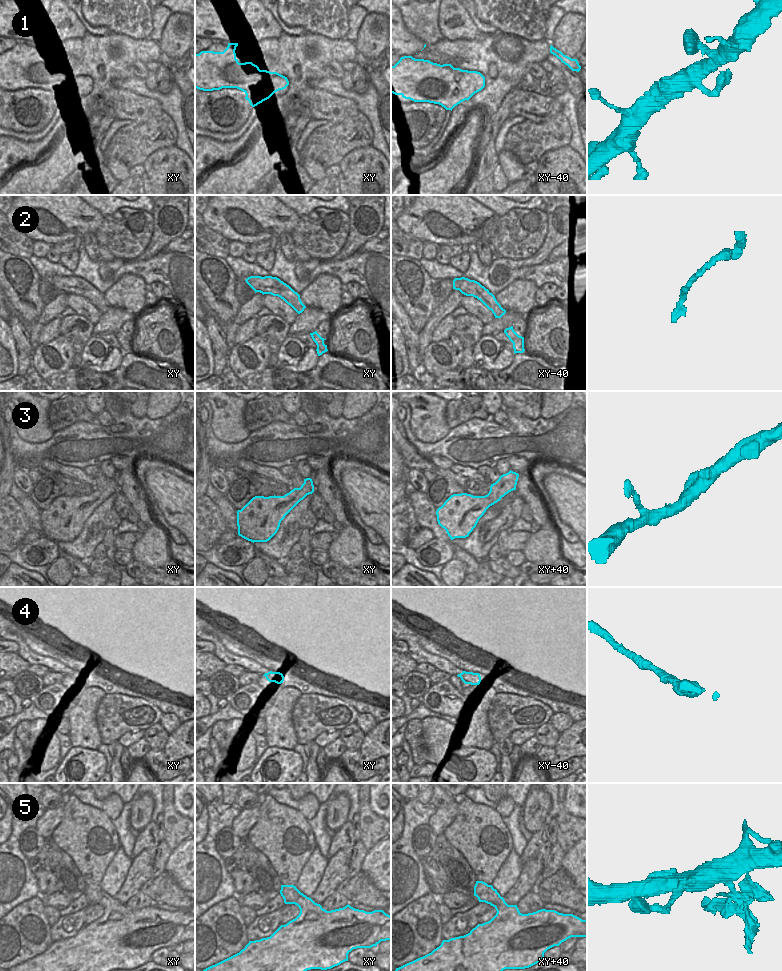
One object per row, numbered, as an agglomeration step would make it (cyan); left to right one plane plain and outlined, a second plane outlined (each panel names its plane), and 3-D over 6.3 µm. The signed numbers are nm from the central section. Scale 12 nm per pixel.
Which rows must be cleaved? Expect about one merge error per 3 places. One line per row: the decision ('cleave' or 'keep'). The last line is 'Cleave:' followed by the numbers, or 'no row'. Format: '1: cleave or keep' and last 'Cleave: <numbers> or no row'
1: keep
2: cleave
3: keep
4: keep
5: keep
Cleave: 2

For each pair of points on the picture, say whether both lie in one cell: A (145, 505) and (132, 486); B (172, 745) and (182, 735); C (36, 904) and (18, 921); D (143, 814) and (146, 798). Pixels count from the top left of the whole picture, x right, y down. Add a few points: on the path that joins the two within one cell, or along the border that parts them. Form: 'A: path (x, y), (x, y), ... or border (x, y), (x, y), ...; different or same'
A: path (140, 500), (132, 491); same
B: path (174, 743), (180, 737); same
C: path (32, 908), (22, 918); same
D: path (143, 810), (146, 802); same

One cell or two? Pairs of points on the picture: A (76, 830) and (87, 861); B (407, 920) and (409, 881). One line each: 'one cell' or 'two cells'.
A: one cell
B: two cells

